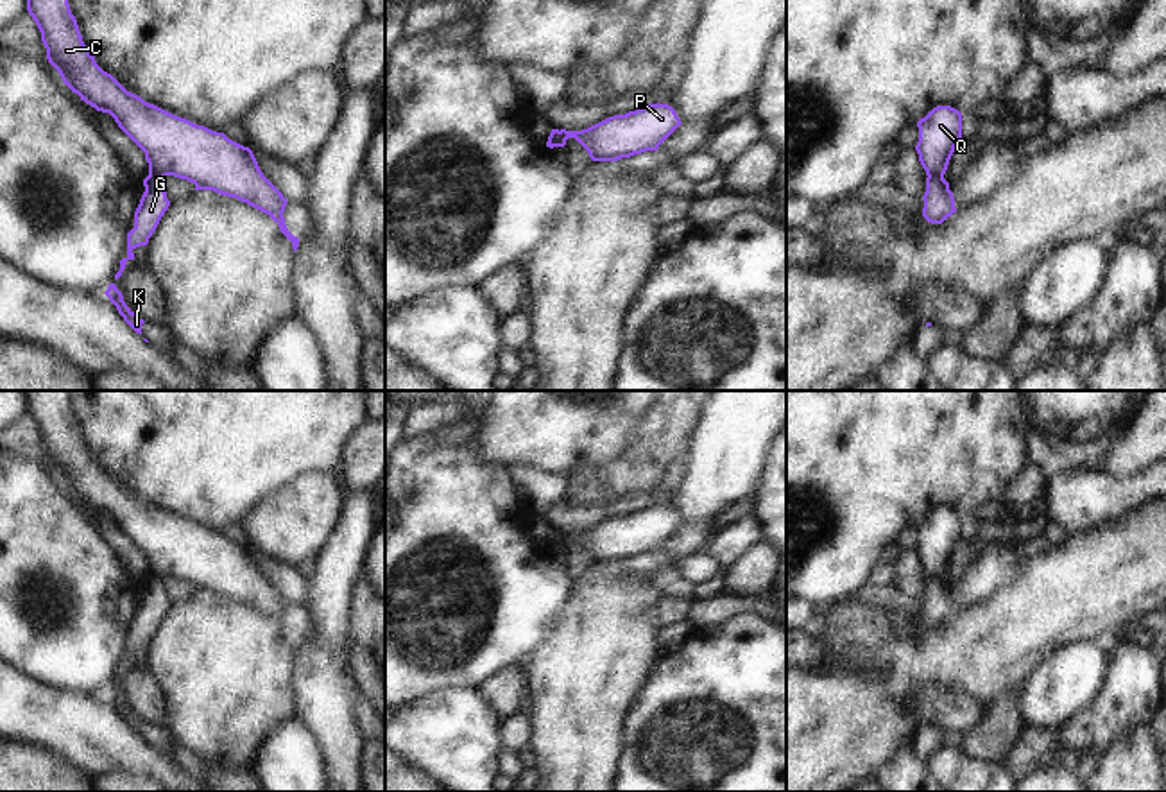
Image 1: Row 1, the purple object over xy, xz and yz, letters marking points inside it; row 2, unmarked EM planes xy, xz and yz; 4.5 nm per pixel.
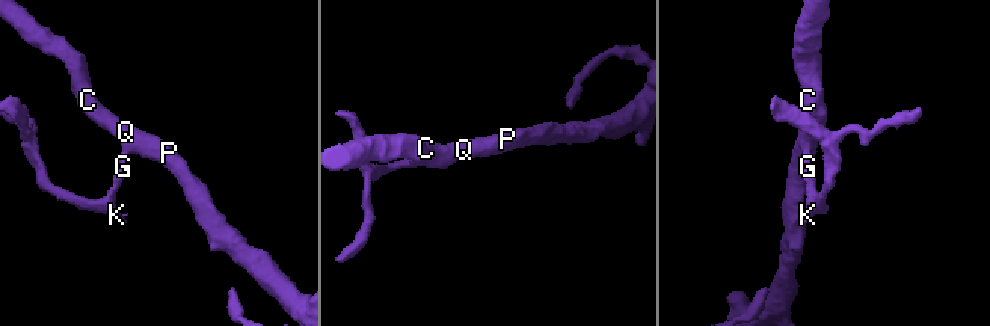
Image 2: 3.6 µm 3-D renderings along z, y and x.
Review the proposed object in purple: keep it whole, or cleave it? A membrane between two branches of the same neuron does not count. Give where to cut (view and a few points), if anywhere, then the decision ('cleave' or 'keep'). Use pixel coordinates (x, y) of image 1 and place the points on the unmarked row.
cut yz (928, 577), (943, 579); cleave

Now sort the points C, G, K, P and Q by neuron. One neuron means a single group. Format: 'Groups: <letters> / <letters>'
Groups: C P Q / G K

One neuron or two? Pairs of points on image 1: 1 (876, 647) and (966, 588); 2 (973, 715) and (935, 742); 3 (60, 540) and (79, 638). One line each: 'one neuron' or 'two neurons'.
1: two neurons
2: two neurons
3: one neuron

